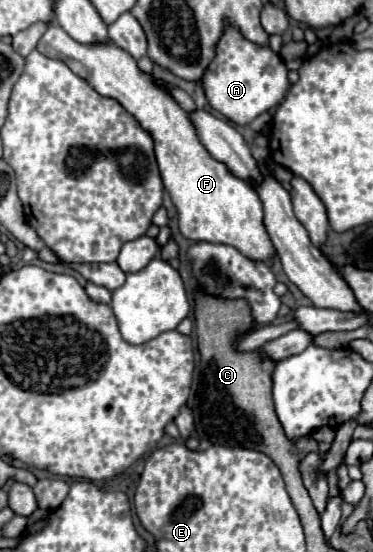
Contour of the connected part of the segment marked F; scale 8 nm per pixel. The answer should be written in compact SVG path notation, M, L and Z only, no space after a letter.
M51 24L41 36L37 50L49 58L63 60L75 74L85 78L99 94L119 100L155 140L155 154L165 190L169 192L177 214L179 230L189 240L219 242L237 248L243 256L255 262L267 262L275 256L271 238L263 226L263 206L257 192L235 178L225 164L213 160L201 146L187 112L161 88L153 84L151 74L143 74L137 62L119 46L83 46L73 42L61 26Z

